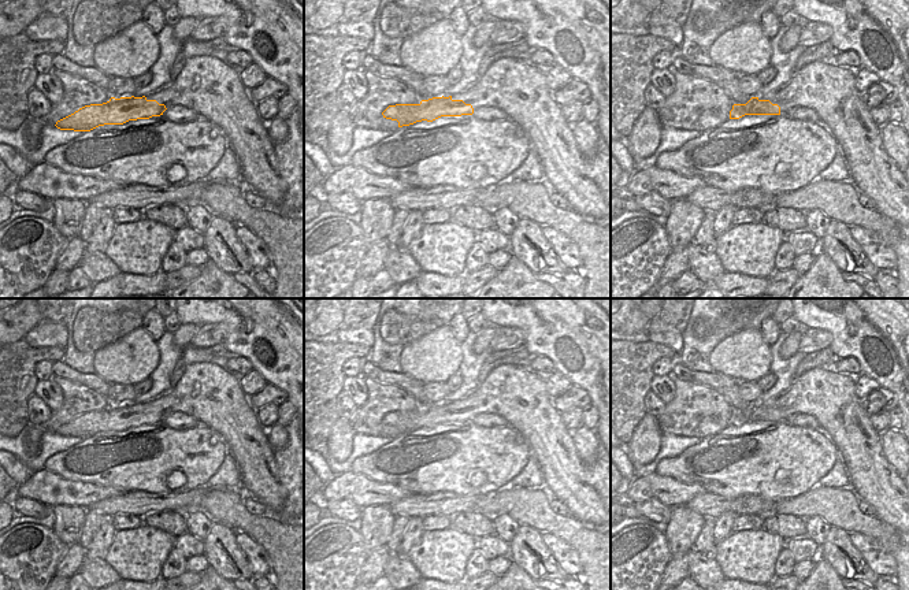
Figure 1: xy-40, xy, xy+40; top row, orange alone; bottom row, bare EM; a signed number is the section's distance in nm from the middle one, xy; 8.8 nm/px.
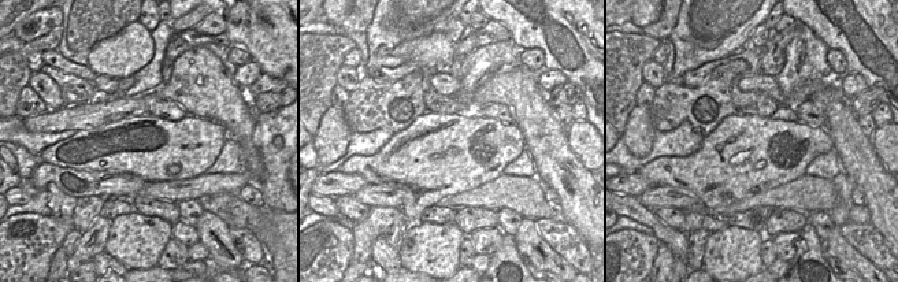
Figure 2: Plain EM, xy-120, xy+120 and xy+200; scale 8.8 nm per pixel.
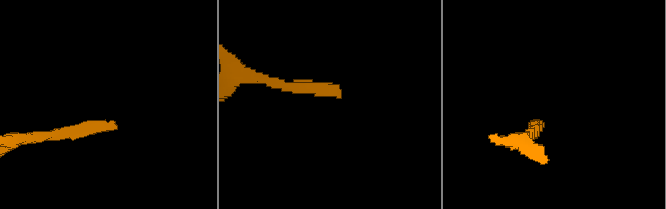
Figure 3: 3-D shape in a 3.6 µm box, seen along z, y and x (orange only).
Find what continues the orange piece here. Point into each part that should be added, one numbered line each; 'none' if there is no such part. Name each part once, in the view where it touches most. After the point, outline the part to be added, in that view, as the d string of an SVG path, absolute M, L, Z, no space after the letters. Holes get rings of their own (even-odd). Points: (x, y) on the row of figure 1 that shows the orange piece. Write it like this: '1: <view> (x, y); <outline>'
1: xy+40 (824, 86); M831 60L810 62L794 73L790 81L772 97L758 97L758 100L769 100L772 104L778 104L780 107L780 115L786 115L791 108L815 110L820 122L827 126L835 137L839 151L846 159L850 181L857 190L875 201L876 211L895 222L901 229L909 229L909 185L904 172L897 167L895 162L888 157L883 148L880 127L873 122L869 110L861 101L861 93L856 89L856 70L841 67Z

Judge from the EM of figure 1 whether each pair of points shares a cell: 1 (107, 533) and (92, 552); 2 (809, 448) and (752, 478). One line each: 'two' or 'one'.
1: one
2: one

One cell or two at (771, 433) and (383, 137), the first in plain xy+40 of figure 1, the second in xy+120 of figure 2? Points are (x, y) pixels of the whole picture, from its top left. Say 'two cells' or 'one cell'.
two cells

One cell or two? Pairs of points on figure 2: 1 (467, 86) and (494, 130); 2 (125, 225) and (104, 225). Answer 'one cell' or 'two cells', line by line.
1: two cells
2: two cells

